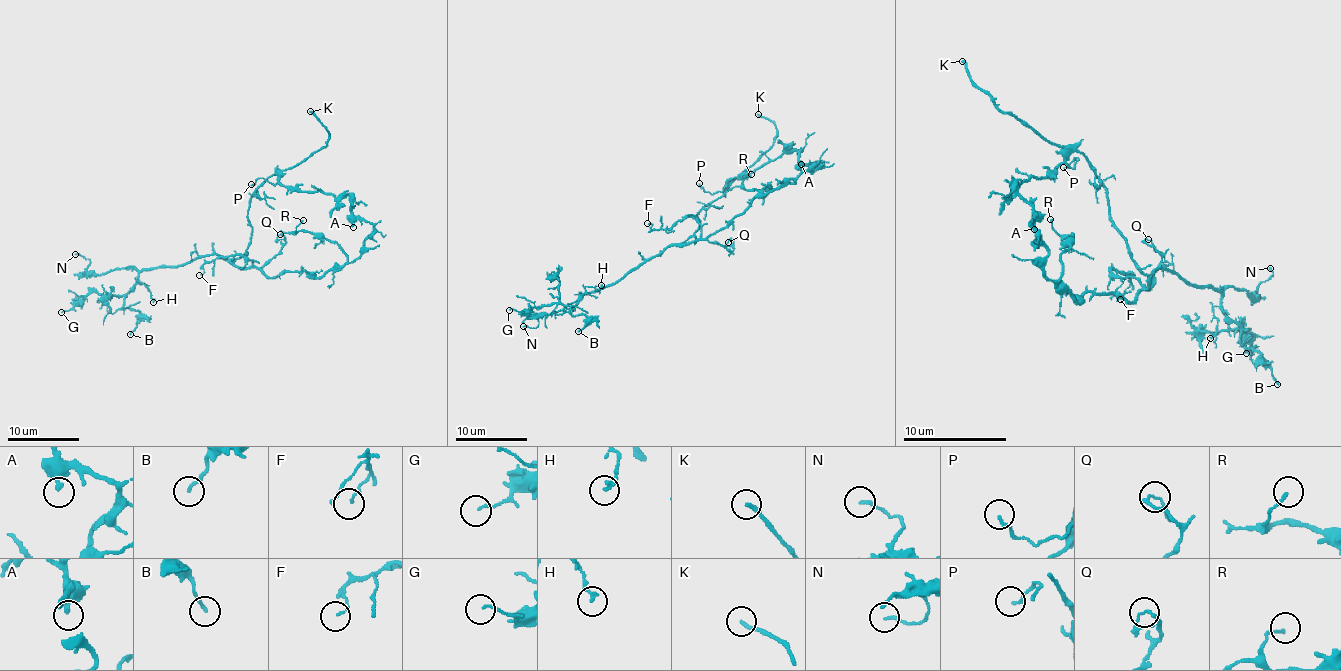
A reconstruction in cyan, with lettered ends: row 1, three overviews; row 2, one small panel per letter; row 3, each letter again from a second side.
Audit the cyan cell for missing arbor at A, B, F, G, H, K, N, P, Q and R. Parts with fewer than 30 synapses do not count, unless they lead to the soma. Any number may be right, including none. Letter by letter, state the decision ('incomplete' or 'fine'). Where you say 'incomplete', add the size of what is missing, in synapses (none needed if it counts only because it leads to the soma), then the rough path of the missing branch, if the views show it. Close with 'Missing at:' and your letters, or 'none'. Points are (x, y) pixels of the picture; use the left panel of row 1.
A: fine
B: fine
F: fine
G: fine
H: fine
K: incomplete; course (310, 111), (301, 108), (308, 93), (319, 81), (335, 76)
N: fine
P: fine
Q: fine
R: fine
Missing at: K

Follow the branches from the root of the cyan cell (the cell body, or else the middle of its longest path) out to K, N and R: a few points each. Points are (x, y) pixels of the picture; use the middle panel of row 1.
K: (692, 235), (699, 228), (696, 215), (719, 198), (772, 144), (776, 126), (758, 114)
N: (692, 235), (646, 258), (614, 283), (583, 294), (557, 311), (537, 315), (539, 324), (535, 327), (523, 326)
R: (692, 235), (681, 244), (704, 240), (758, 196), (795, 182), (745, 189), (742, 182), (751, 174)

